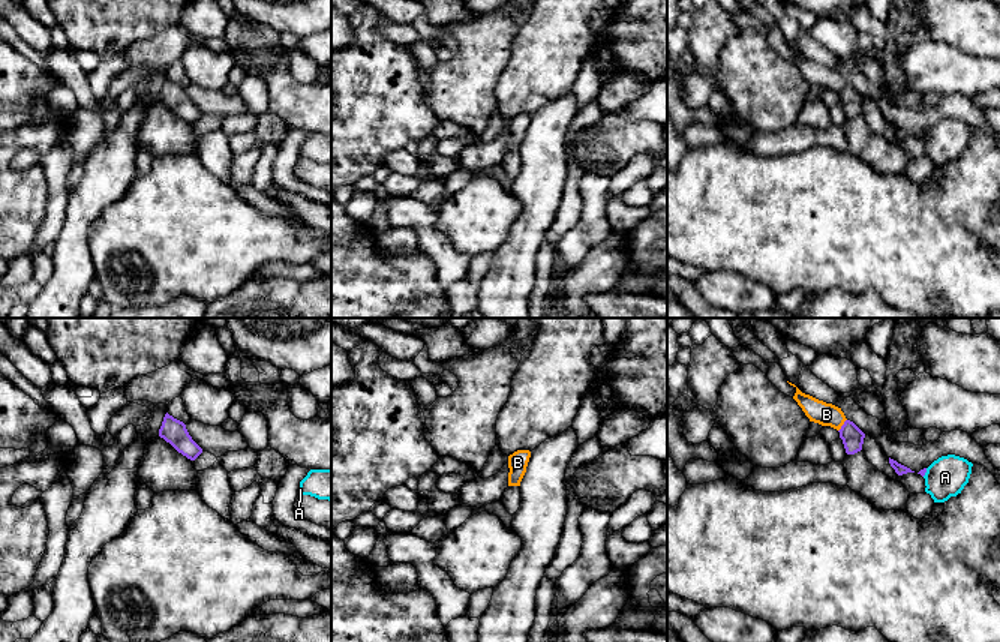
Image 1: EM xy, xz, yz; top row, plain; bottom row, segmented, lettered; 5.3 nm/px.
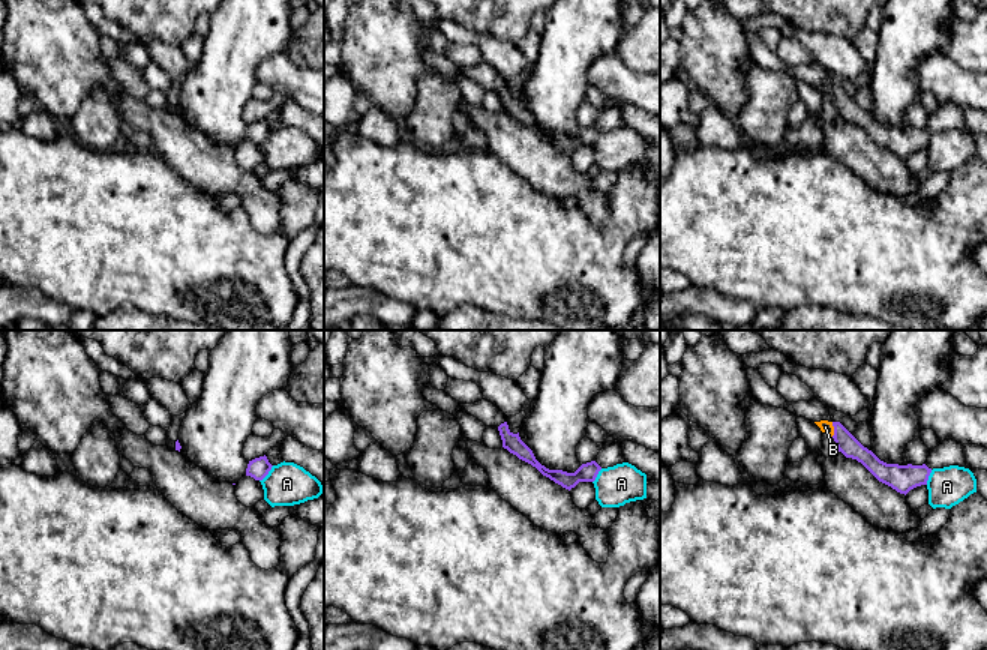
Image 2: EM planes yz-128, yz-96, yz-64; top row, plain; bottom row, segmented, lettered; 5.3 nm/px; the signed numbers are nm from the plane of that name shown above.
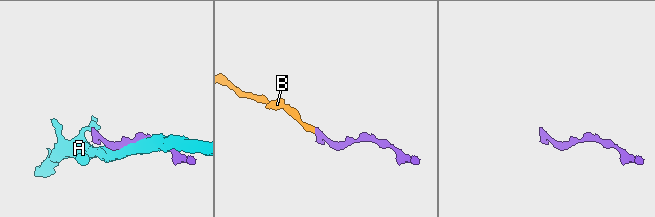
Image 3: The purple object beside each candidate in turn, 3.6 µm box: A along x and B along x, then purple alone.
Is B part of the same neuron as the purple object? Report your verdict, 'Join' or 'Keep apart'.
Join

